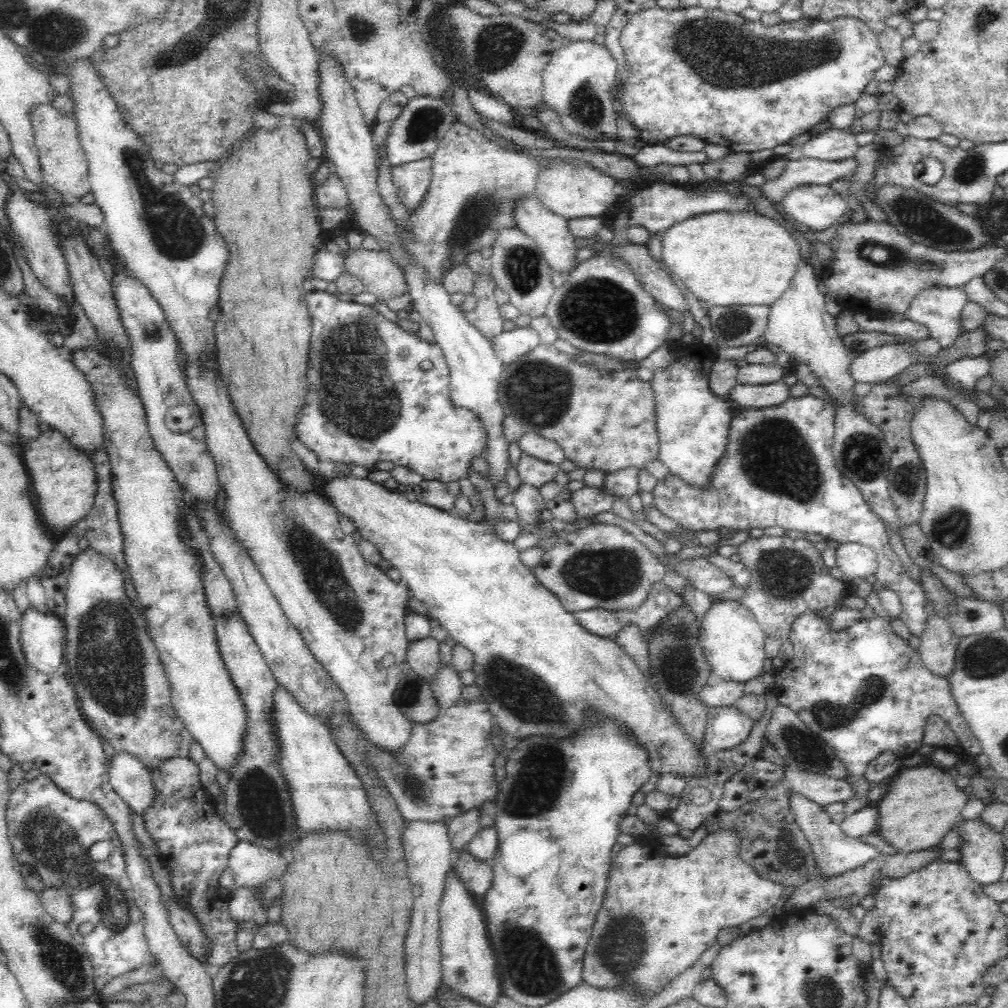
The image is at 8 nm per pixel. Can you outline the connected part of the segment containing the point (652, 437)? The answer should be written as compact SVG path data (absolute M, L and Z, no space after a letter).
M542 343L536 345L530 352L521 356L516 362L504 365L498 383L497 401L502 407L504 415L510 415L516 418L523 430L530 430L544 435L544 437L556 441L564 448L566 459L573 461L577 469L590 470L598 469L606 473L614 472L630 466L642 467L648 460L658 459L659 438L657 437L657 428L655 425L654 399L649 381L640 380L632 368L612 369L601 371L596 368L586 368L575 364L567 353L558 351L552 343Z

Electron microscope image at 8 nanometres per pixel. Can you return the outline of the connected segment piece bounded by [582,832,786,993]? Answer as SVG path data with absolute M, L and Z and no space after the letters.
M725 832L717 836L706 836L706 838L702 839L692 850L684 855L676 855L676 858L672 858L672 856L648 856L648 854L646 854L646 848L644 848L644 846L638 846L638 841L635 841L625 846L620 854L613 856L611 869L608 873L605 895L601 907L598 909L593 924L592 935L585 948L584 958L582 959L582 981L587 984L598 986L599 988L604 988L605 985L614 985L621 981L639 980L643 982L643 984L648 985L648 988L651 988L650 991L653 993L653 990L658 986L658 982L676 978L690 966L694 965L702 953L709 947L716 944L720 929L739 926L772 909L774 904L780 899L780 895L785 890L786 886L782 883L775 883L771 880L756 876L756 873L752 872L752 870L733 853L732 844L734 839L733 836L729 836L725 834Z

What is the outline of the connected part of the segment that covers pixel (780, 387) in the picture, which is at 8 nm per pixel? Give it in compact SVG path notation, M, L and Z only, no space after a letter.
M780 379L770 384L754 386L738 384L730 392L730 398L742 409L780 406L792 398L790 381L791 379Z

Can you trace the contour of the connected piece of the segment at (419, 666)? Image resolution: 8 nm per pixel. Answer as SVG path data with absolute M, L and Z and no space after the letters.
M423 636L410 639L407 642L407 663L410 668L424 677L430 678L438 668L440 659L438 658L438 640L432 636Z

